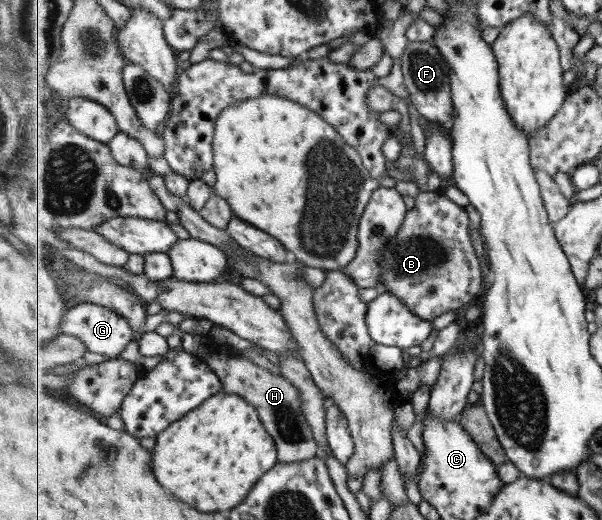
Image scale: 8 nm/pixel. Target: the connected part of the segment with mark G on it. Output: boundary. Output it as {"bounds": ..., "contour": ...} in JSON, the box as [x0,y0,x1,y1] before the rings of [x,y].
{"bounds":[62,303,133,359],"contour":[[[82,303],[69,306],[65,319],[62,321],[63,334],[81,339],[88,351],[106,355],[110,359],[117,359],[133,342],[133,328],[130,321],[107,307]]]}

